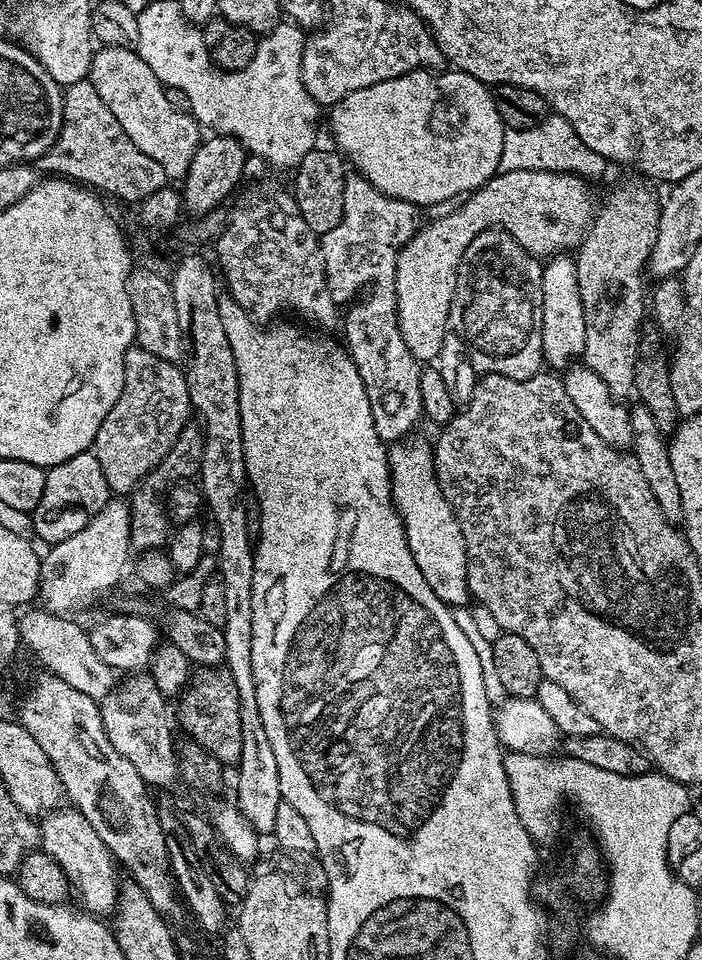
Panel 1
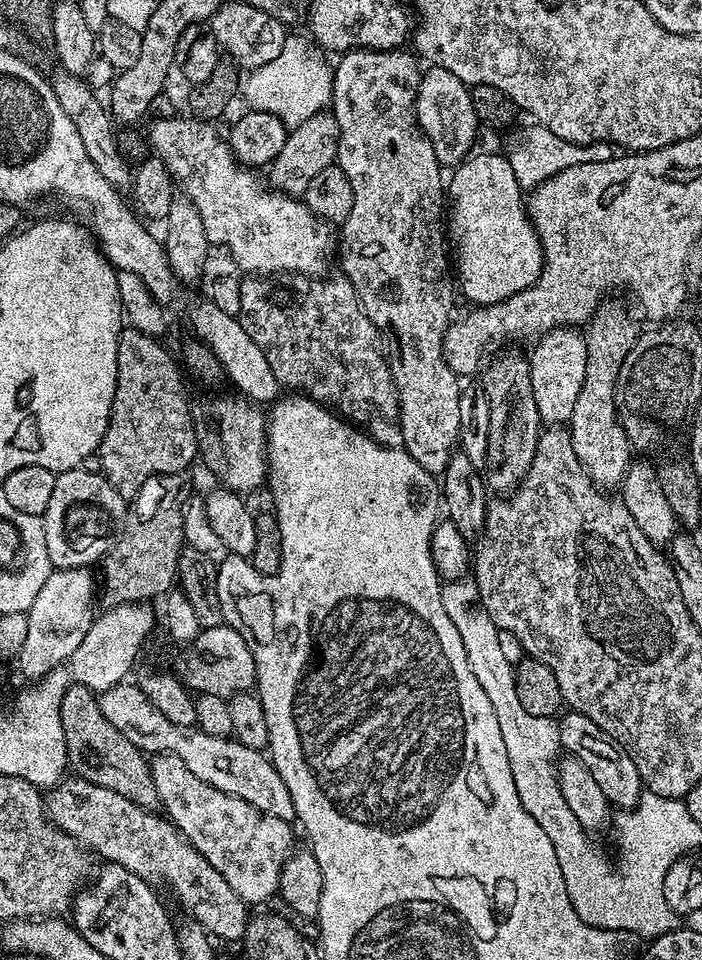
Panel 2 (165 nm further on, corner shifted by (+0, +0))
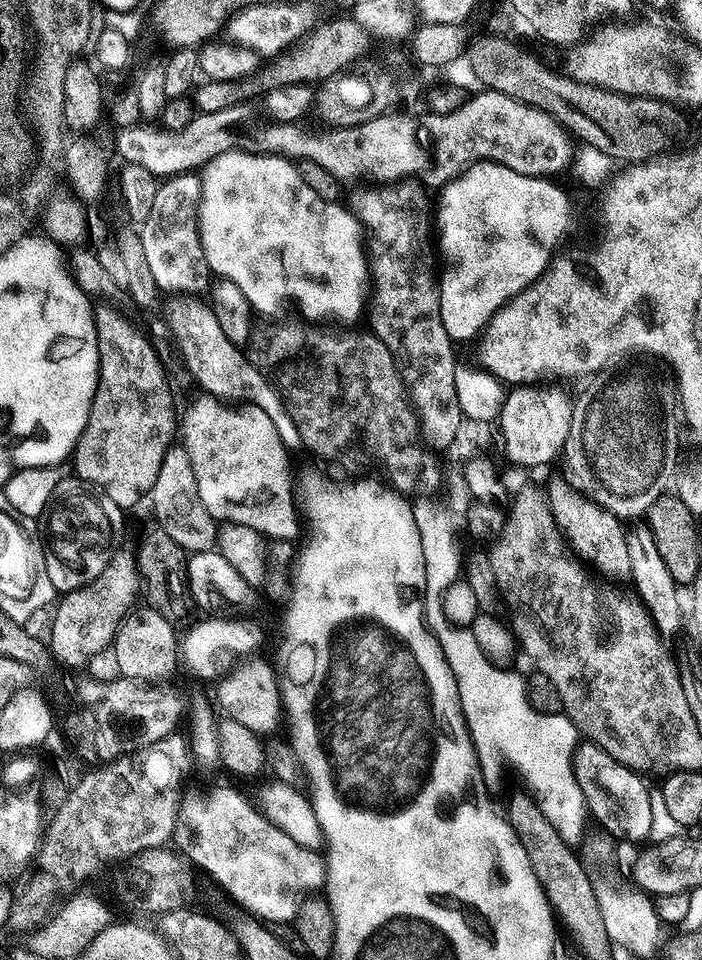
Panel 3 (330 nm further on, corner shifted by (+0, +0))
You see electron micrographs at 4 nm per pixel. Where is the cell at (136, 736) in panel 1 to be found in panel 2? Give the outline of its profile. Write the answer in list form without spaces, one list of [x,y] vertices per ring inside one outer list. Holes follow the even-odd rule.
[[[156,754],[151,757],[152,777],[154,786],[158,786],[158,794],[163,811],[167,819],[175,824],[177,831],[183,833],[185,839],[193,844],[210,866],[230,882],[230,890],[238,894],[249,906],[260,904],[263,900],[275,897],[280,891],[280,875],[282,866],[288,861],[290,853],[293,851],[292,832],[289,821],[282,818],[274,818],[270,814],[262,814],[254,806],[242,802],[242,798],[226,794],[206,782],[202,778],[194,778],[190,770],[186,770],[186,762],[182,758],[167,754]]]

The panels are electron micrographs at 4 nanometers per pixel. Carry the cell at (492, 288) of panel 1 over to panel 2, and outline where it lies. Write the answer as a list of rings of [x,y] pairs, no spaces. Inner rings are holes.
[[[500,356],[492,365],[489,363],[487,367],[483,369],[482,377],[484,376],[484,388],[482,384],[482,396],[488,405],[488,459],[489,465],[494,464],[496,468],[492,468],[489,472],[486,472],[486,484],[489,489],[496,489],[500,491],[500,494],[508,494],[513,491],[523,480],[524,475],[528,472],[528,467],[532,464],[533,455],[536,453],[536,441],[539,439],[539,433],[542,426],[540,418],[540,411],[538,406],[534,402],[534,386],[532,385],[532,379],[530,378],[530,370],[528,369],[528,360],[525,357],[520,356]]]

